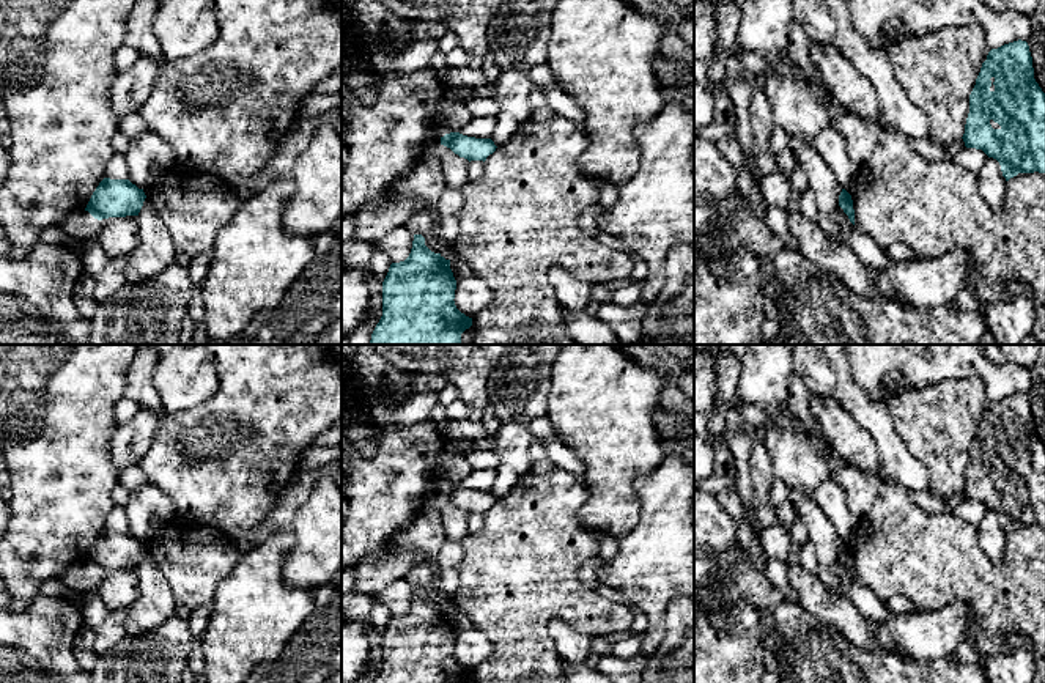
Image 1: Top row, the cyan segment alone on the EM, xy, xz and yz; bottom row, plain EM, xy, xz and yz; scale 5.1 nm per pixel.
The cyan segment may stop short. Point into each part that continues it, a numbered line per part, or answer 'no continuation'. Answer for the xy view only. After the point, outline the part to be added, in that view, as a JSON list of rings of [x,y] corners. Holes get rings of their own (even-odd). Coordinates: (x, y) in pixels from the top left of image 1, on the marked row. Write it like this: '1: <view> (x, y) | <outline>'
no continuation

